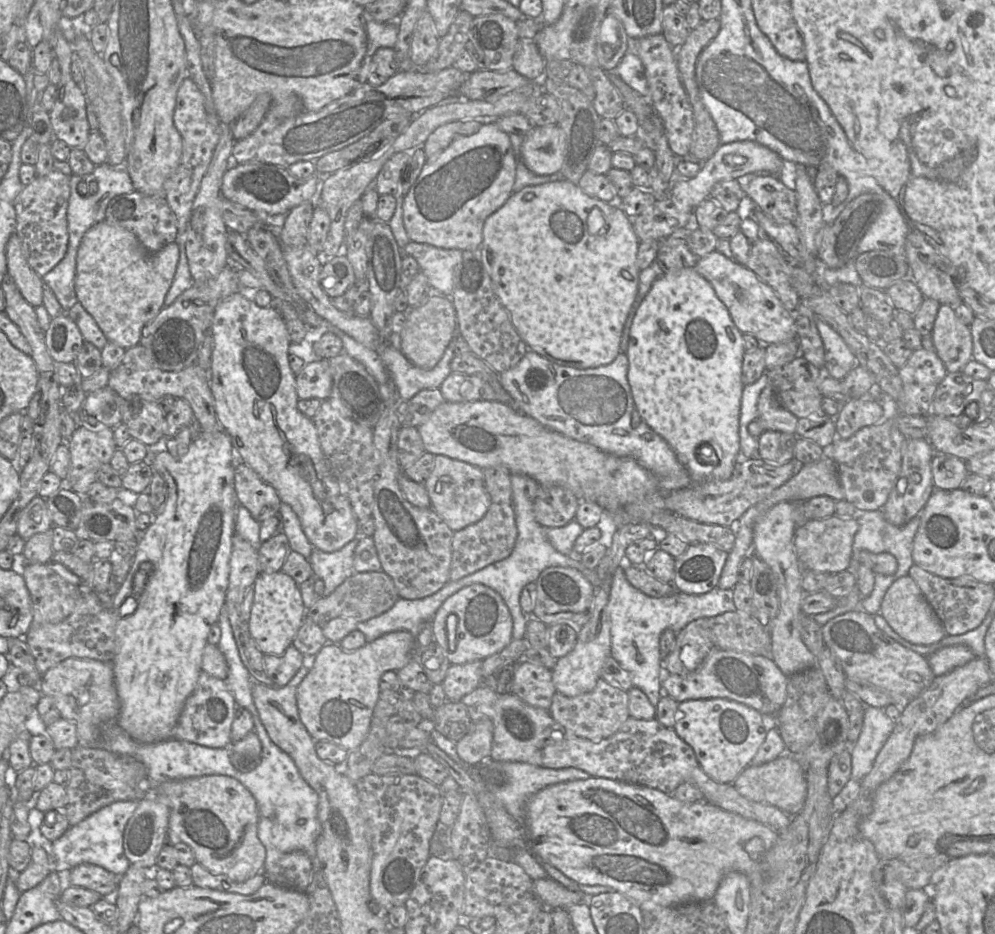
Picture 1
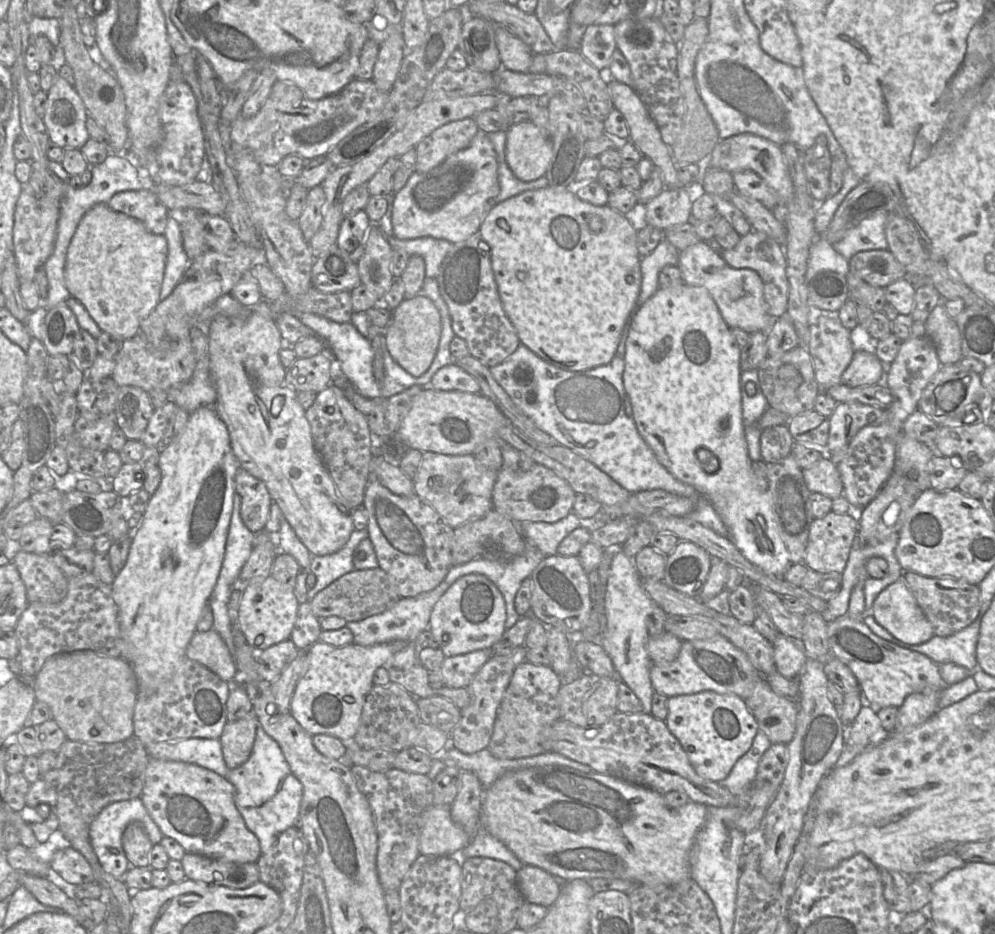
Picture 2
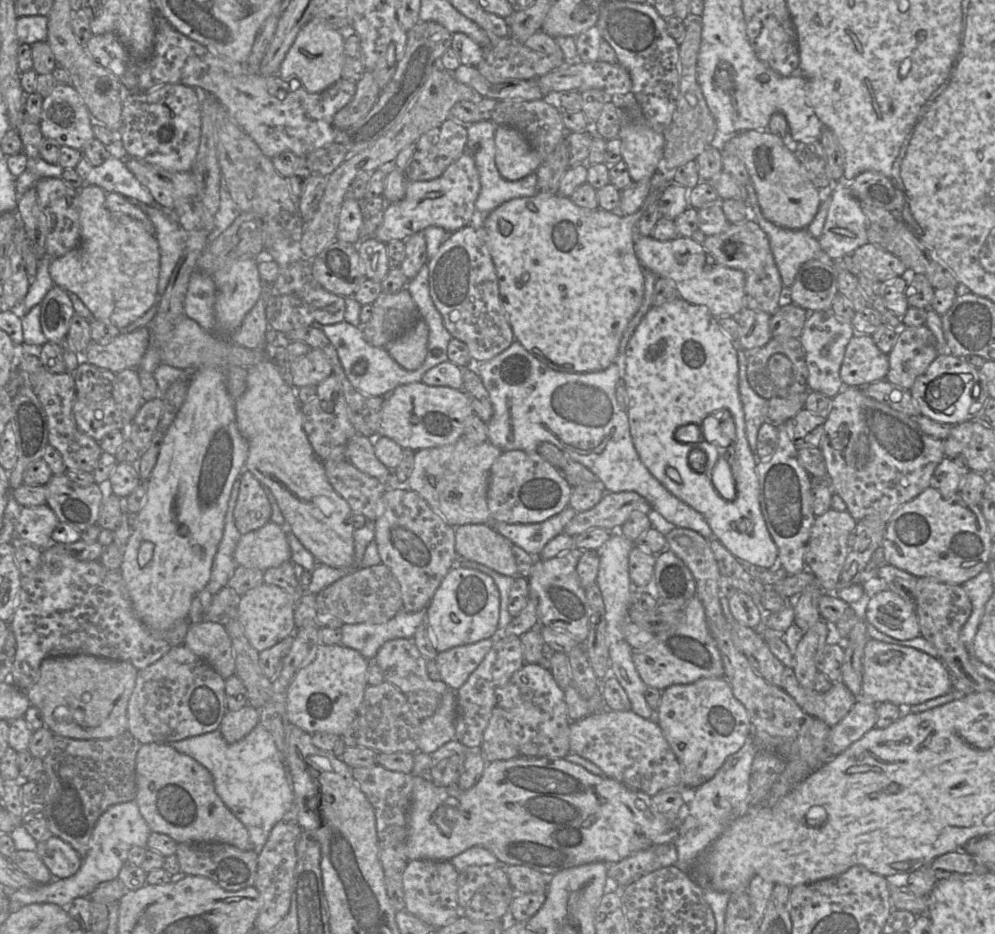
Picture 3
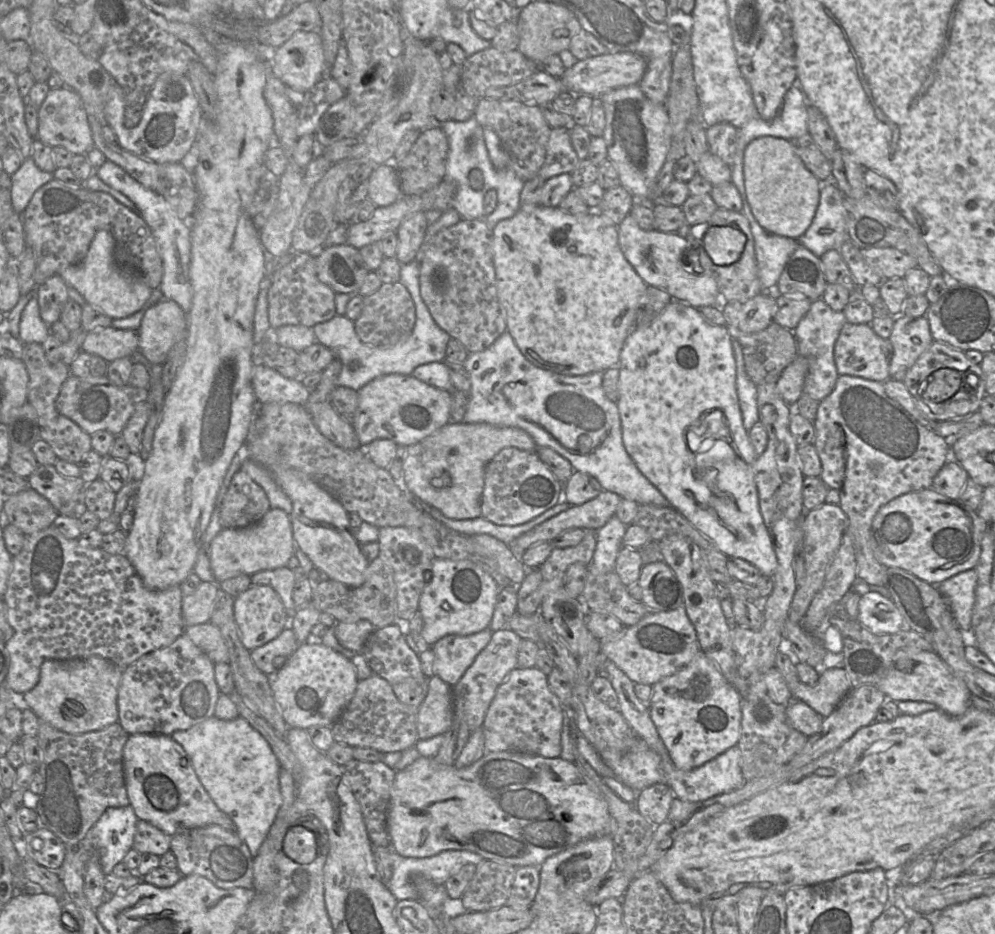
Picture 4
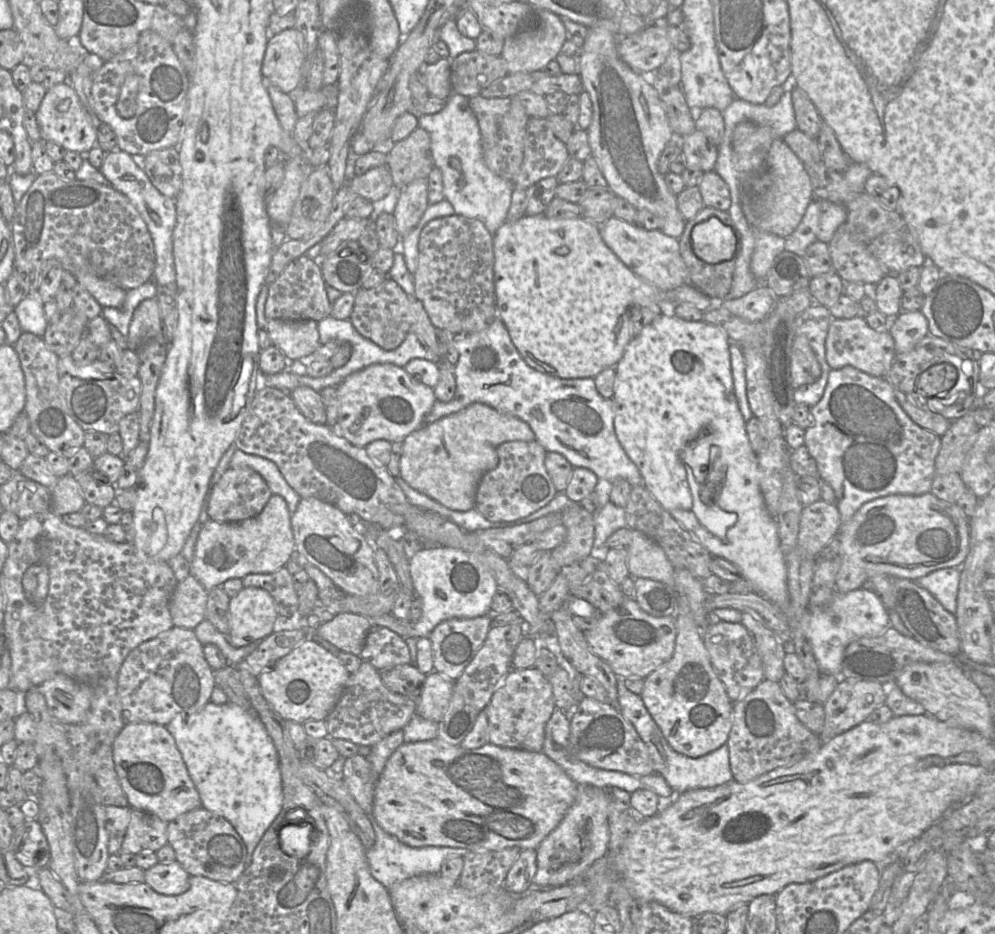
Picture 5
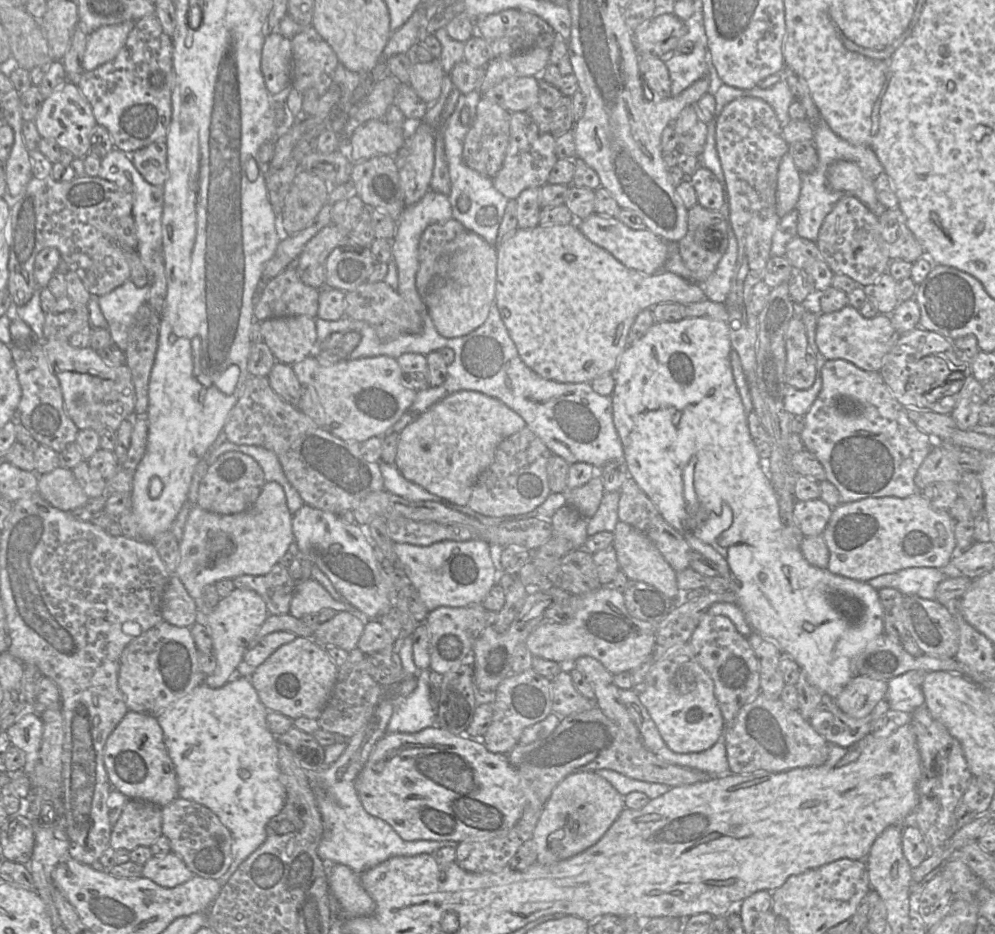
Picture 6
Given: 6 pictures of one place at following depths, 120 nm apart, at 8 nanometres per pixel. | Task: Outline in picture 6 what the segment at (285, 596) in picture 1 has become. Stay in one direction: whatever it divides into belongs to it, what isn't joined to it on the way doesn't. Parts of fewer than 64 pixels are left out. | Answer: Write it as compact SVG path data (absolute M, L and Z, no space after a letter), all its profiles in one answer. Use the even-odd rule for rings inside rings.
M235 588L227 597L220 599L214 609L199 608L198 621L209 628L213 641L213 653L217 660L217 667L211 675L207 675L205 683L209 687L225 685L231 675L238 669L248 644L257 634L269 615L263 598L253 589Z

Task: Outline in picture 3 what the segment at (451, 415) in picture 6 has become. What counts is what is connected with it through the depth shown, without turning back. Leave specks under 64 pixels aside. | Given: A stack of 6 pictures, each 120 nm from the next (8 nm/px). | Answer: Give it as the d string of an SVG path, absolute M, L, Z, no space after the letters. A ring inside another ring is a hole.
M465 438L444 446L417 450L413 470L405 486L423 497L453 528L465 524L489 524L493 521L487 504L490 469L502 453L489 441L475 444Z

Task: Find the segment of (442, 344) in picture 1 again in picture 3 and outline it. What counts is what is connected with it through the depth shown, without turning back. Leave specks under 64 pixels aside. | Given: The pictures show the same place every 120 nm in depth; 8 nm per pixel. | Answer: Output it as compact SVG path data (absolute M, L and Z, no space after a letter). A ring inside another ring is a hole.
M419 318L404 334L385 346L389 355L404 369L418 369L424 362L428 351L429 329Z

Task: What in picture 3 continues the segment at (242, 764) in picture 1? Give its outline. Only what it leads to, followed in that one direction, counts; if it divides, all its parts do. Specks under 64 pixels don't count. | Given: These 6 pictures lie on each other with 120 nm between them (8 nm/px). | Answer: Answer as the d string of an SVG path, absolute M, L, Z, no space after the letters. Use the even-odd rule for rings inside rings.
M248 704L237 711L227 710L219 729L227 742L234 743L244 738L259 723L259 709Z

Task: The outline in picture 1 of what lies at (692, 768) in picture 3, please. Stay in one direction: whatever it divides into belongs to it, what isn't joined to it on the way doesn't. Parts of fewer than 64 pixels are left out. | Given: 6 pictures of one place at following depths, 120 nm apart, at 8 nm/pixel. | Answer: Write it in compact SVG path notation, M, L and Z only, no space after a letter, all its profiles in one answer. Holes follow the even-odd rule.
M724 698L678 703L673 730L692 748L704 773L715 782L723 784L732 784L749 766L767 734L761 713L745 704Z

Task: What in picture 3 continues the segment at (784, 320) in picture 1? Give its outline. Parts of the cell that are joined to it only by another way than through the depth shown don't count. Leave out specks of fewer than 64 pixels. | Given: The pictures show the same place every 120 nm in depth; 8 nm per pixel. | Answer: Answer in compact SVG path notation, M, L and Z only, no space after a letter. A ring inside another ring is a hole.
M637 234L634 251L643 269L652 271L658 277L672 279L676 284L679 298L694 305L708 307L715 317L733 317L745 309L744 272L717 262L707 265L706 258L710 253L701 243L684 237L659 241Z

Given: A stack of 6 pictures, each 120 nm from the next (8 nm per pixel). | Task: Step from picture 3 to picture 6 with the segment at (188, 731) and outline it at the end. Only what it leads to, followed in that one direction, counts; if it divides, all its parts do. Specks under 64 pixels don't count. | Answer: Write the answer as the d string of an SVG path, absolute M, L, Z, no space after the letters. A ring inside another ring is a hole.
M163 620L123 649L120 657L118 685L128 710L158 715L205 682L206 675L198 662L198 648L189 627L179 627Z

